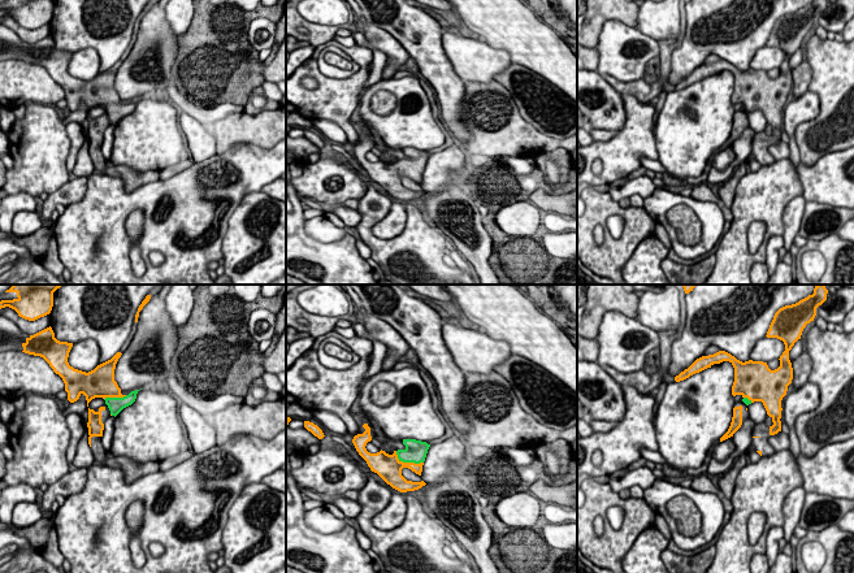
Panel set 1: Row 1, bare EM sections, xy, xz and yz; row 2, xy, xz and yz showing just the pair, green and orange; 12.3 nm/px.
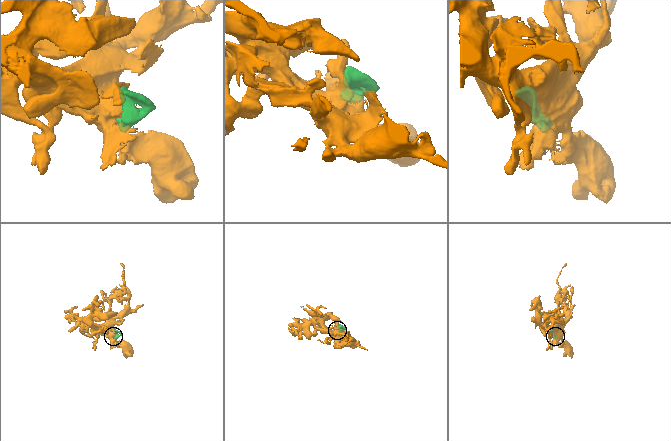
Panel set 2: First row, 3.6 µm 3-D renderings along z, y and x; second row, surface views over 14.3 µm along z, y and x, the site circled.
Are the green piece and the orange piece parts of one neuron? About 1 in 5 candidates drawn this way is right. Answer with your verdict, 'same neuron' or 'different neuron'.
same neuron

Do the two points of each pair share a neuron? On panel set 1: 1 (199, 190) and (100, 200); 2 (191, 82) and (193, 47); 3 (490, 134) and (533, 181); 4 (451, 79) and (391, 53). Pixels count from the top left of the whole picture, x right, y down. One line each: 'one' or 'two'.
1: one
2: one
3: two
4: two

